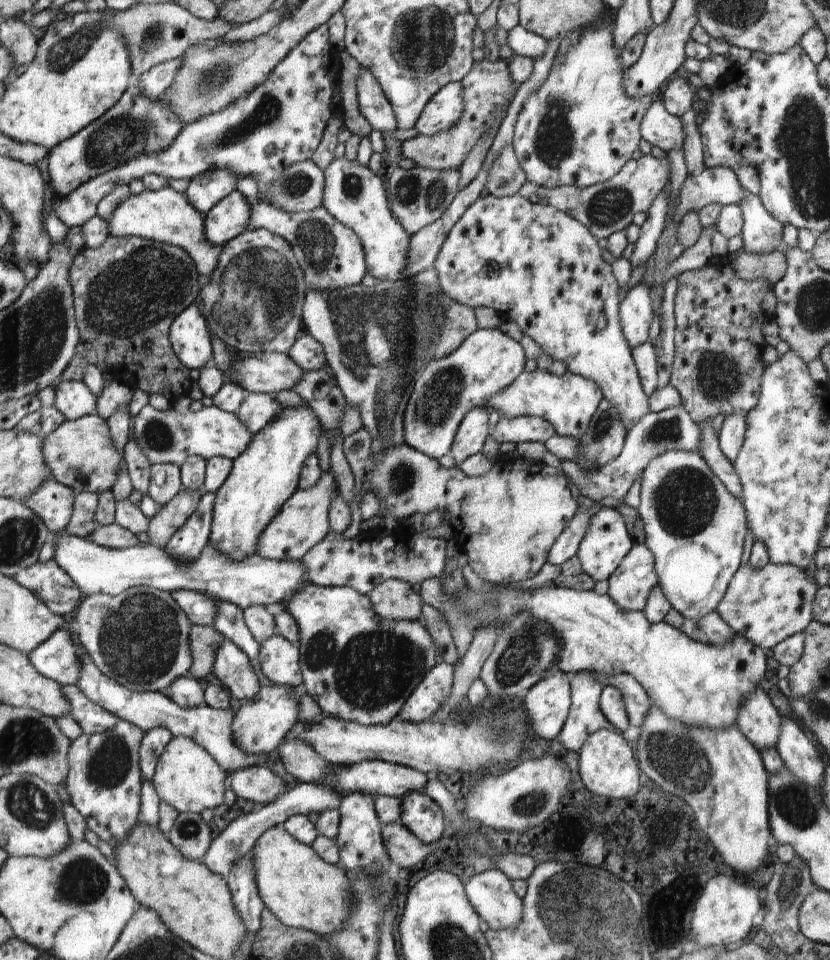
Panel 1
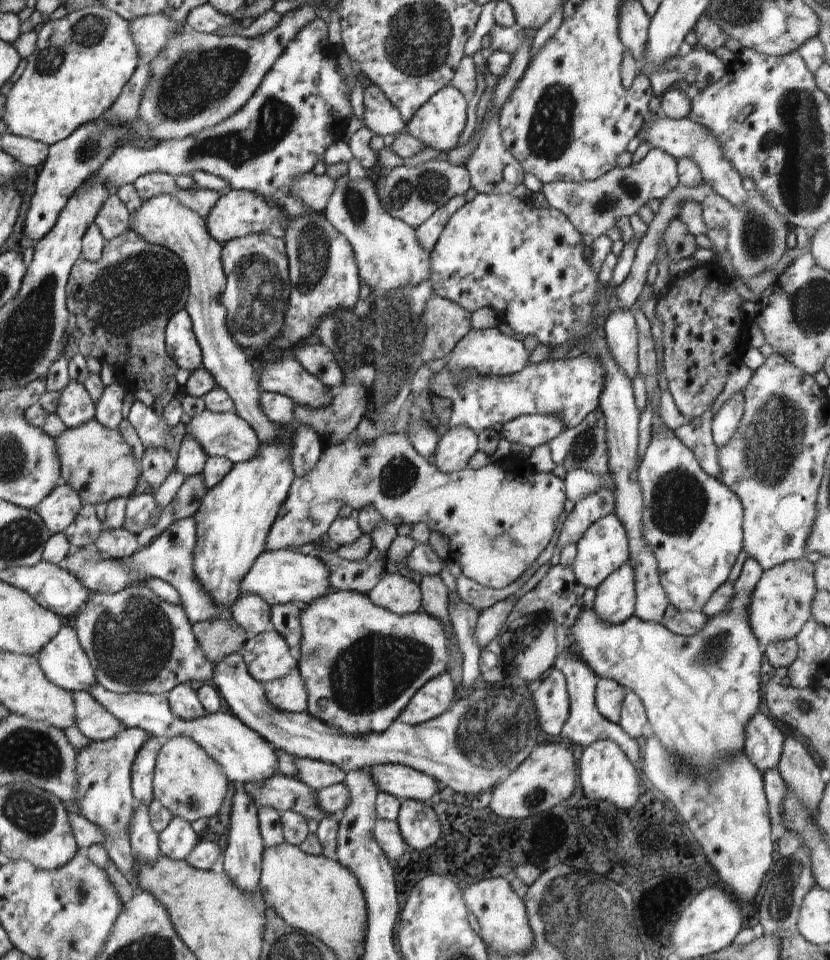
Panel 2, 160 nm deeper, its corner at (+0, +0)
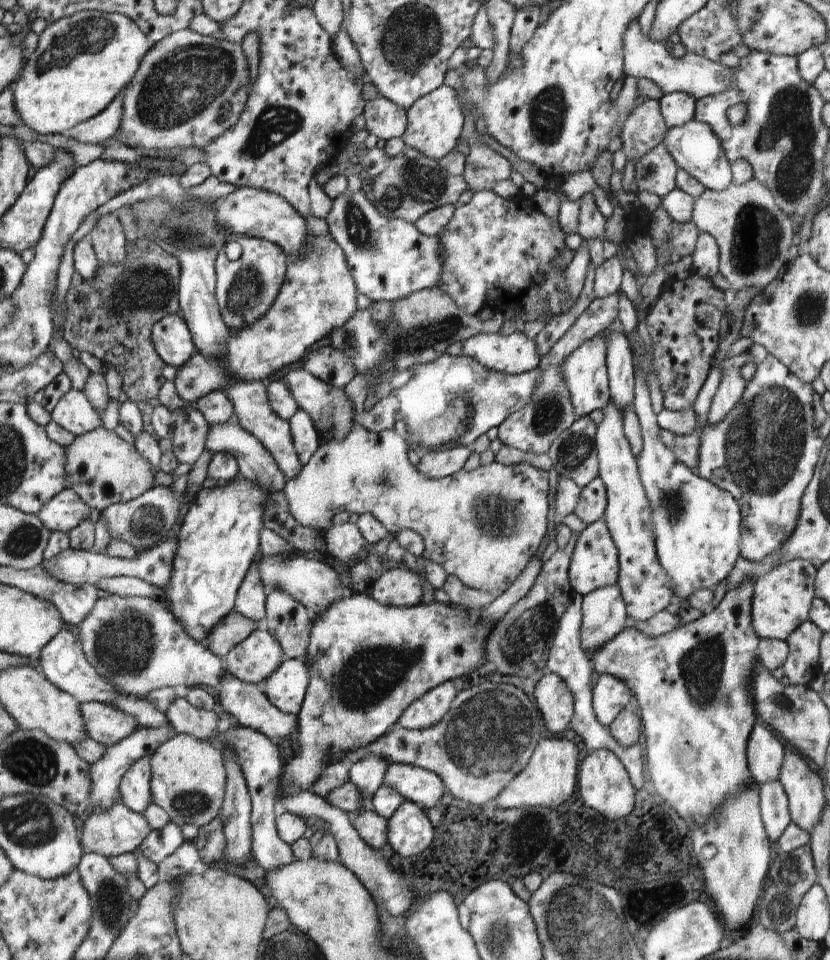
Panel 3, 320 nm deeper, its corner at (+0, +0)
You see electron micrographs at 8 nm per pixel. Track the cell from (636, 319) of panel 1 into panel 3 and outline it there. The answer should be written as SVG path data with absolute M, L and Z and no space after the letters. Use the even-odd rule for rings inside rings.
M608 332L607 379L611 401L624 412L635 397L635 368L633 353L626 334Z

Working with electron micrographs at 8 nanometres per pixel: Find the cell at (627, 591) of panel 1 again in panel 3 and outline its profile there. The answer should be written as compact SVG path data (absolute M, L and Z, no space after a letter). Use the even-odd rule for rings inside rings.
M616 584L600 587L583 597L580 629L581 647L592 655L620 631L628 618L621 590Z

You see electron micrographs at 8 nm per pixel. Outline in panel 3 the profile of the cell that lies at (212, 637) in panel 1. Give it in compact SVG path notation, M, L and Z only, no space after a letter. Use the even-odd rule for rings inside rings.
M232 610L200 643L211 649L220 658L224 658L231 648L234 648L261 626L261 623L257 623L255 620L242 616L238 611Z

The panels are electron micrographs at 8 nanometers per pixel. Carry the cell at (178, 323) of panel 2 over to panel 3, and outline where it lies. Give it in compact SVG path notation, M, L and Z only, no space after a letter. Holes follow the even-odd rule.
M180 314L163 316L151 328L151 341L166 365L179 369L195 355L194 338L190 338L189 328Z

